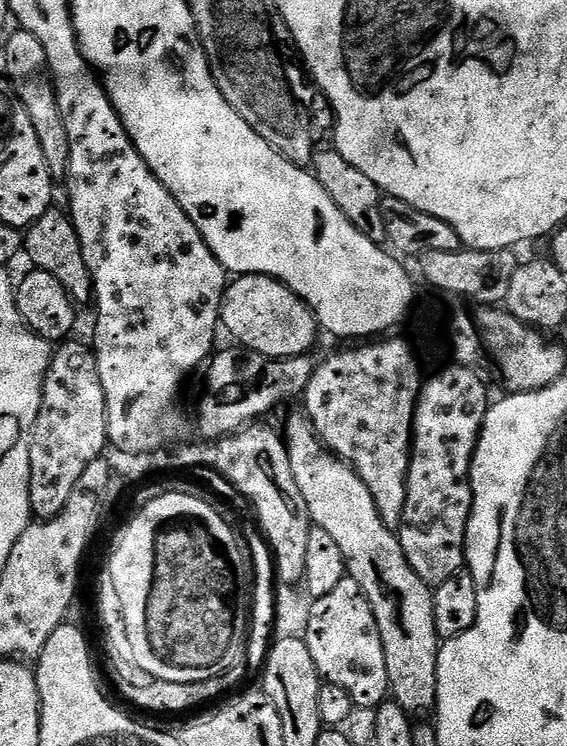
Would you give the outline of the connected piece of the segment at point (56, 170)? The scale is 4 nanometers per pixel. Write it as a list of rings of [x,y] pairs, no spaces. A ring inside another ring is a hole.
[[[16,30],[4,44],[4,60],[8,63],[6,78],[18,94],[22,106],[26,106],[26,114],[30,114],[30,123],[34,125],[34,134],[38,134],[38,146],[42,146],[42,158],[46,158],[46,166],[52,171],[53,177],[63,177],[67,173],[70,158],[70,134],[66,134],[66,126],[58,110],[56,84],[52,81],[52,71],[48,68],[42,42],[38,42],[34,34]]]

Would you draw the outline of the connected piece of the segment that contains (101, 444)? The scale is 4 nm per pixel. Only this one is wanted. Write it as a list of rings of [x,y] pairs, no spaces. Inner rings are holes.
[[[76,338],[61,343],[53,351],[52,361],[44,379],[42,406],[38,410],[30,442],[30,506],[33,517],[40,520],[53,520],[58,514],[62,514],[66,502],[70,502],[70,498],[80,488],[80,479],[82,474],[86,474],[90,462],[101,459],[105,455],[104,447],[107,449],[110,444],[108,407],[106,390],[102,386],[102,374],[98,370],[95,351],[85,344],[79,344]]]

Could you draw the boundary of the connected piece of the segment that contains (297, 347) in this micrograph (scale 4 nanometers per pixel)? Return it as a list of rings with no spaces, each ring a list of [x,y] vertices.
[[[237,275],[224,289],[224,300],[220,304],[220,323],[223,331],[228,331],[239,347],[263,356],[273,356],[276,360],[311,353],[312,343],[316,340],[316,332],[318,333],[316,315],[310,311],[308,304],[302,302],[302,298],[298,298],[298,294],[291,292],[282,281],[275,280],[272,276]]]

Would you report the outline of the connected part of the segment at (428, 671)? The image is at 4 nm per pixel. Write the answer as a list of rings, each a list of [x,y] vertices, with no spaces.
[[[303,414],[290,417],[288,425],[282,428],[282,435],[288,446],[290,470],[294,474],[294,482],[298,482],[298,490],[302,490],[302,498],[306,498],[309,518],[315,527],[327,530],[334,537],[335,544],[342,549],[342,558],[348,567],[348,576],[354,582],[358,582],[362,594],[374,610],[374,618],[382,634],[382,646],[386,650],[386,674],[391,699],[410,714],[431,713],[436,707],[438,694],[438,654],[440,653],[434,622],[433,589],[424,584],[422,578],[414,574],[410,562],[406,562],[406,554],[400,545],[399,535],[382,522],[378,514],[378,506],[374,506],[374,498],[370,490],[366,490],[362,478],[347,462],[335,456],[329,448],[324,447],[320,436],[309,423],[308,417]]]

